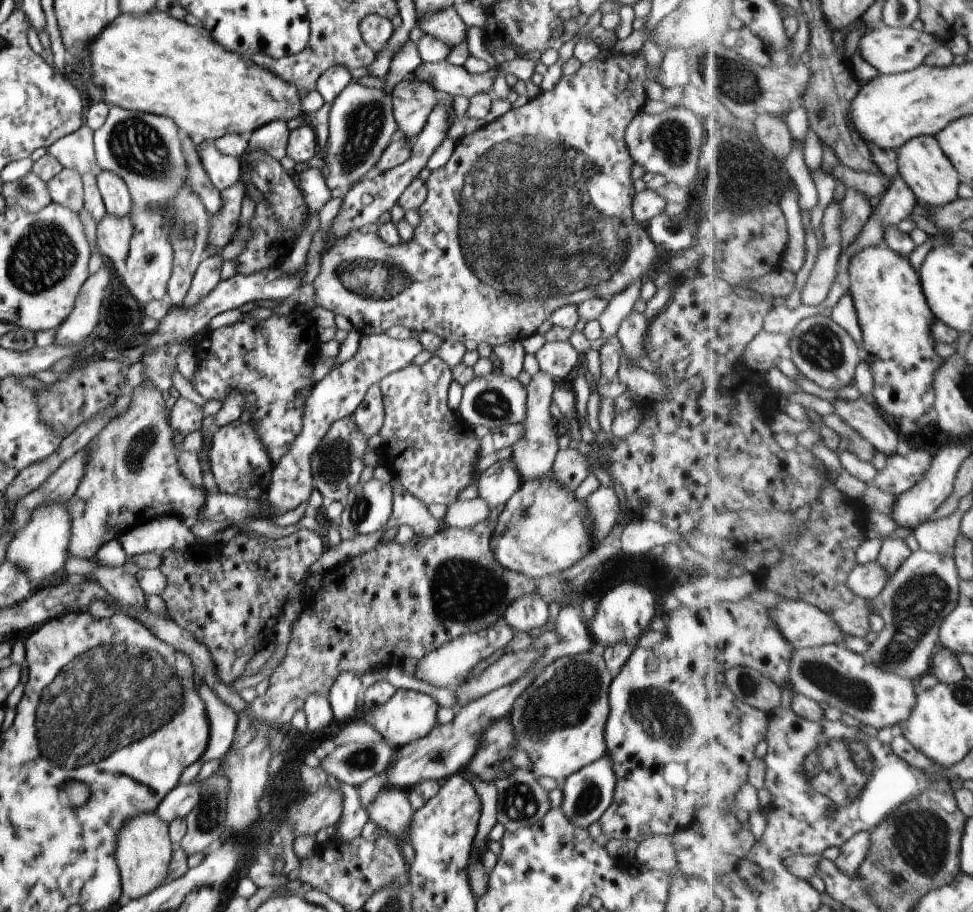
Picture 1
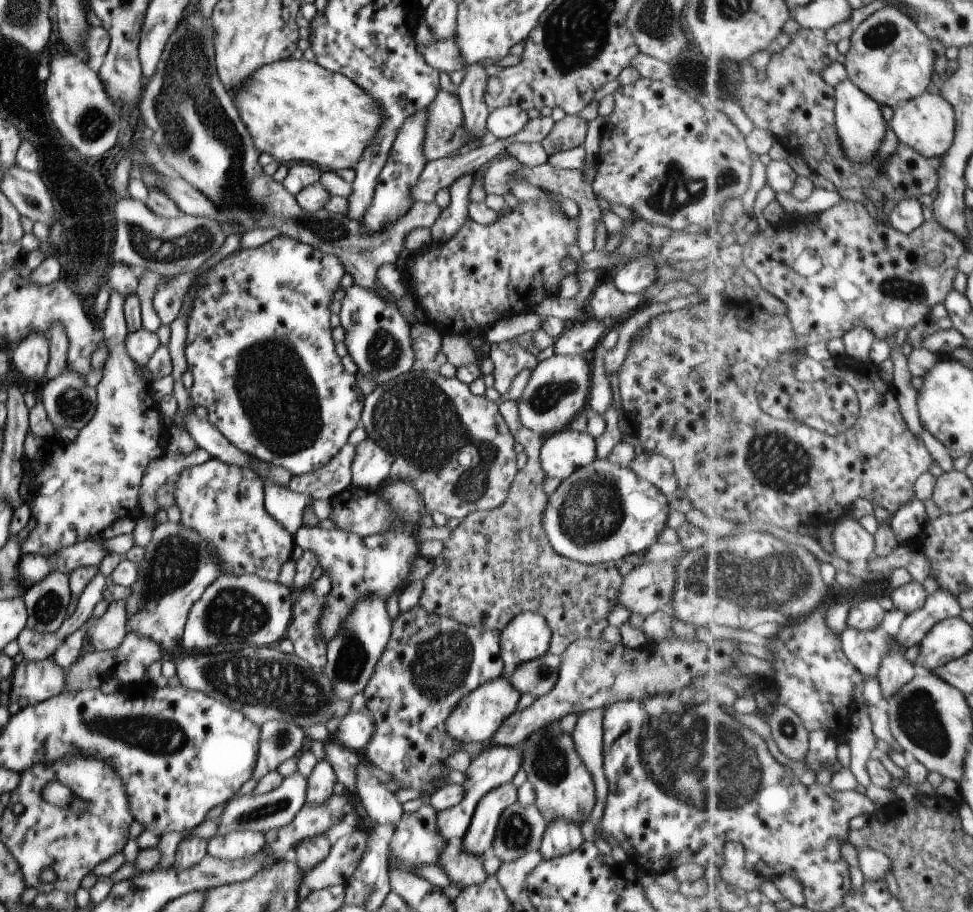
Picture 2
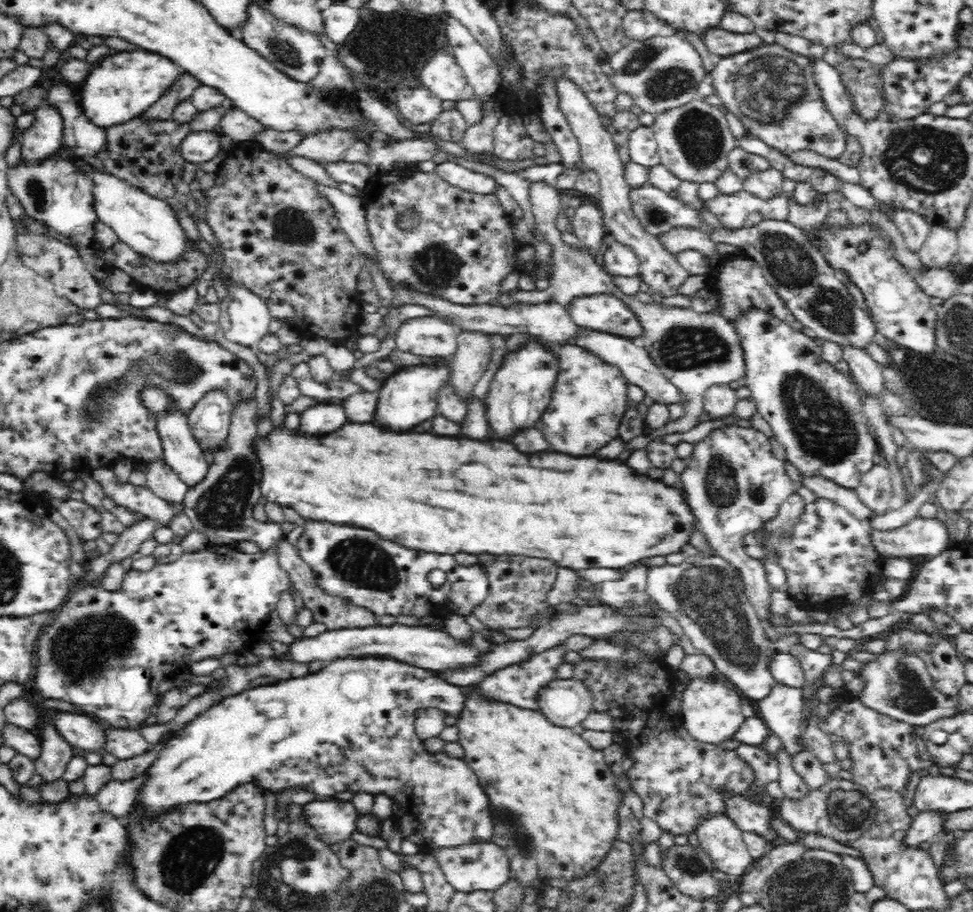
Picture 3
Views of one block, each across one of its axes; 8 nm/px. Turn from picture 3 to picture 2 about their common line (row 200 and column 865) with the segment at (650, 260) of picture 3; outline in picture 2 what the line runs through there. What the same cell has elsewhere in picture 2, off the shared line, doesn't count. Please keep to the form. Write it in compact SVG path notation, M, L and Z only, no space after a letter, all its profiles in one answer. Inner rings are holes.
M866 598L857 606L852 605L848 616L848 626L858 631L868 631L881 627L887 614L888 604L877 598Z

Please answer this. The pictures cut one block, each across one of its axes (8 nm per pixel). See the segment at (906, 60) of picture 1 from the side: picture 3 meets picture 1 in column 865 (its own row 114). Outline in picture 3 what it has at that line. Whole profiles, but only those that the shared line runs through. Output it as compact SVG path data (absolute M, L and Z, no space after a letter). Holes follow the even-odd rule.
M46 104L39 106L32 113L36 117L35 123L25 129L22 135L20 160L24 165L45 161L52 157L63 144L62 119L60 119L58 111Z

